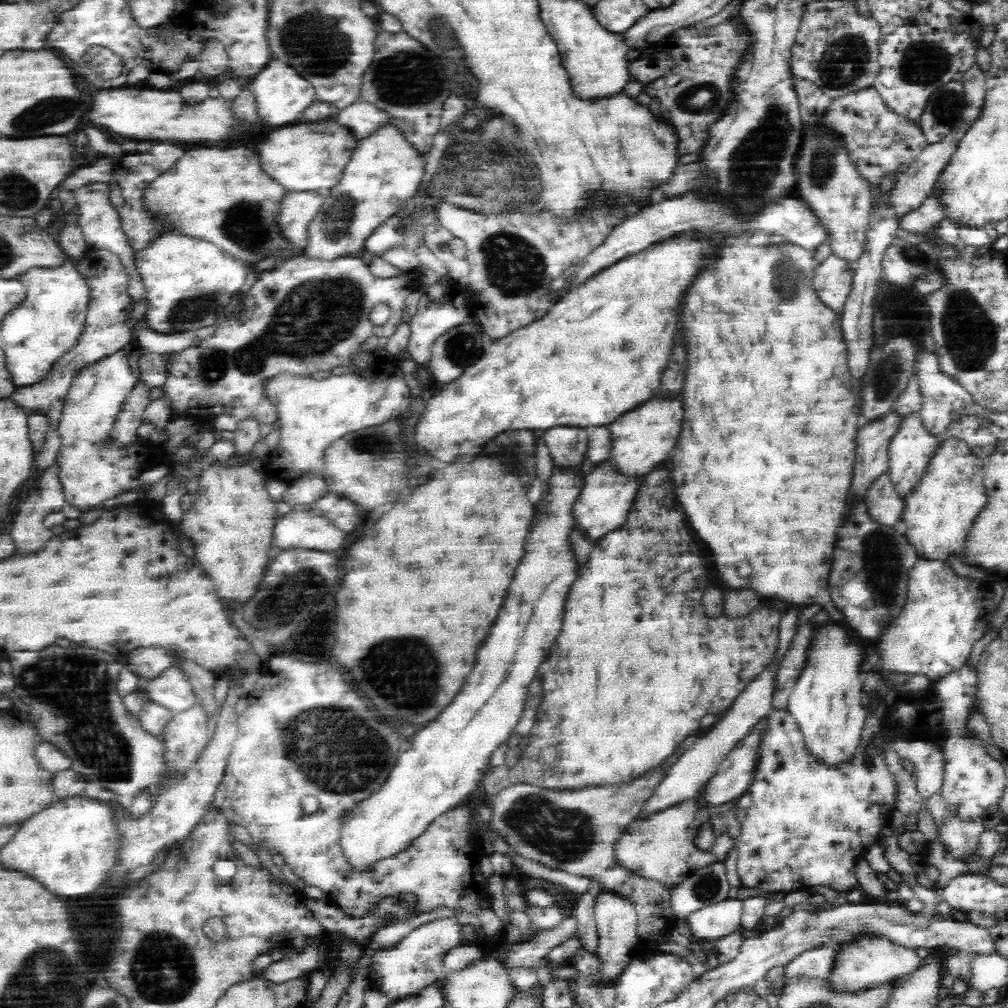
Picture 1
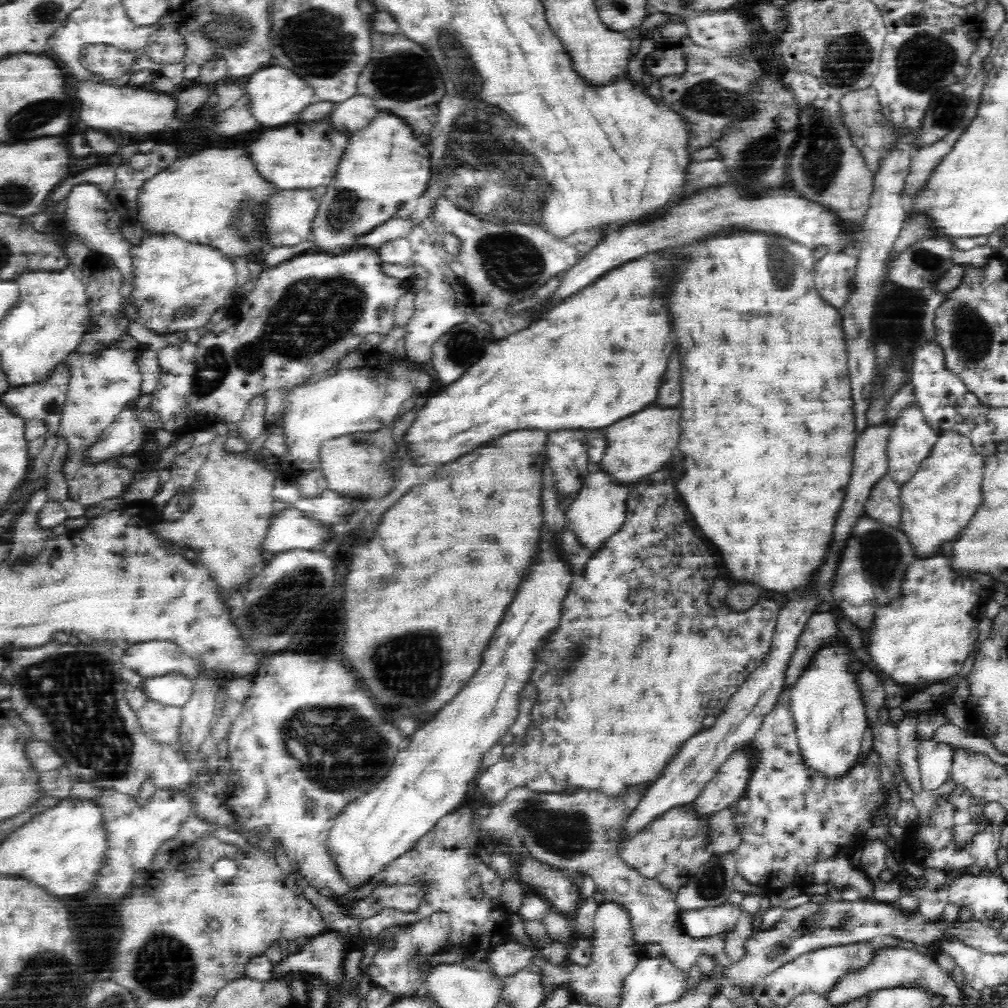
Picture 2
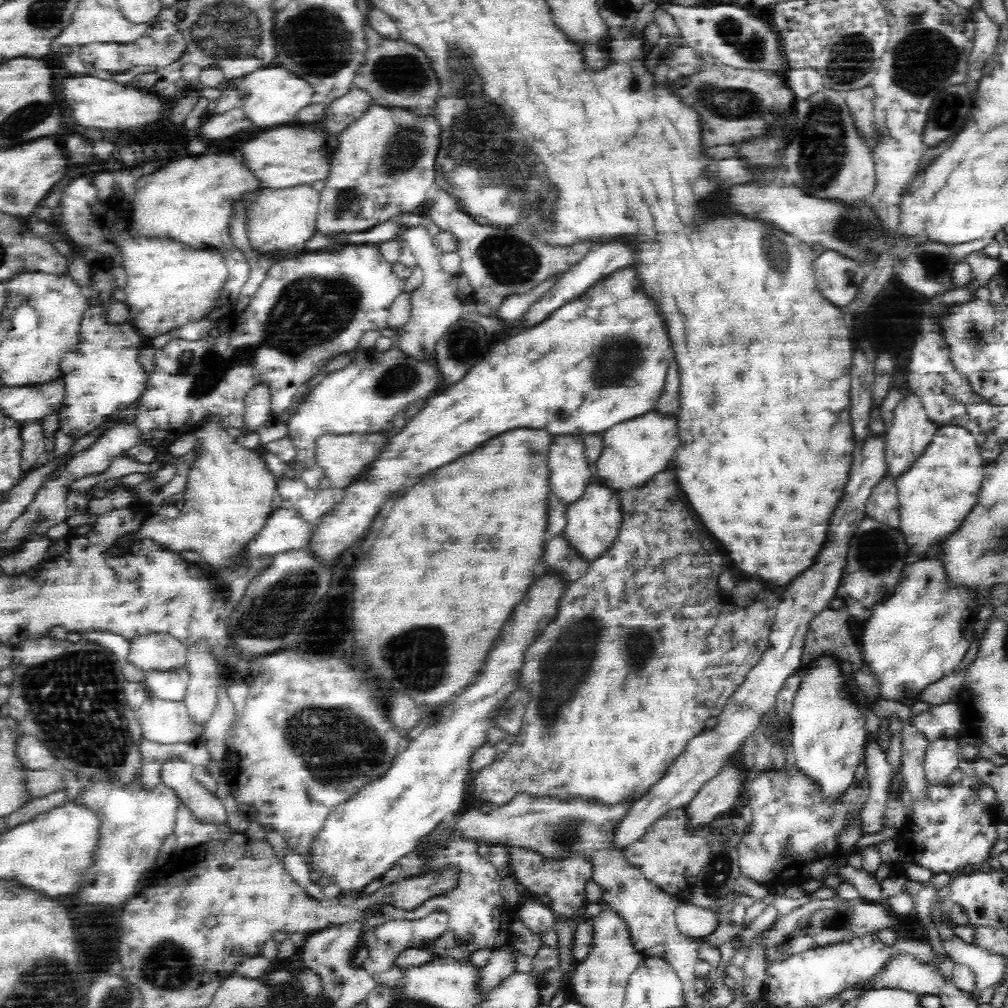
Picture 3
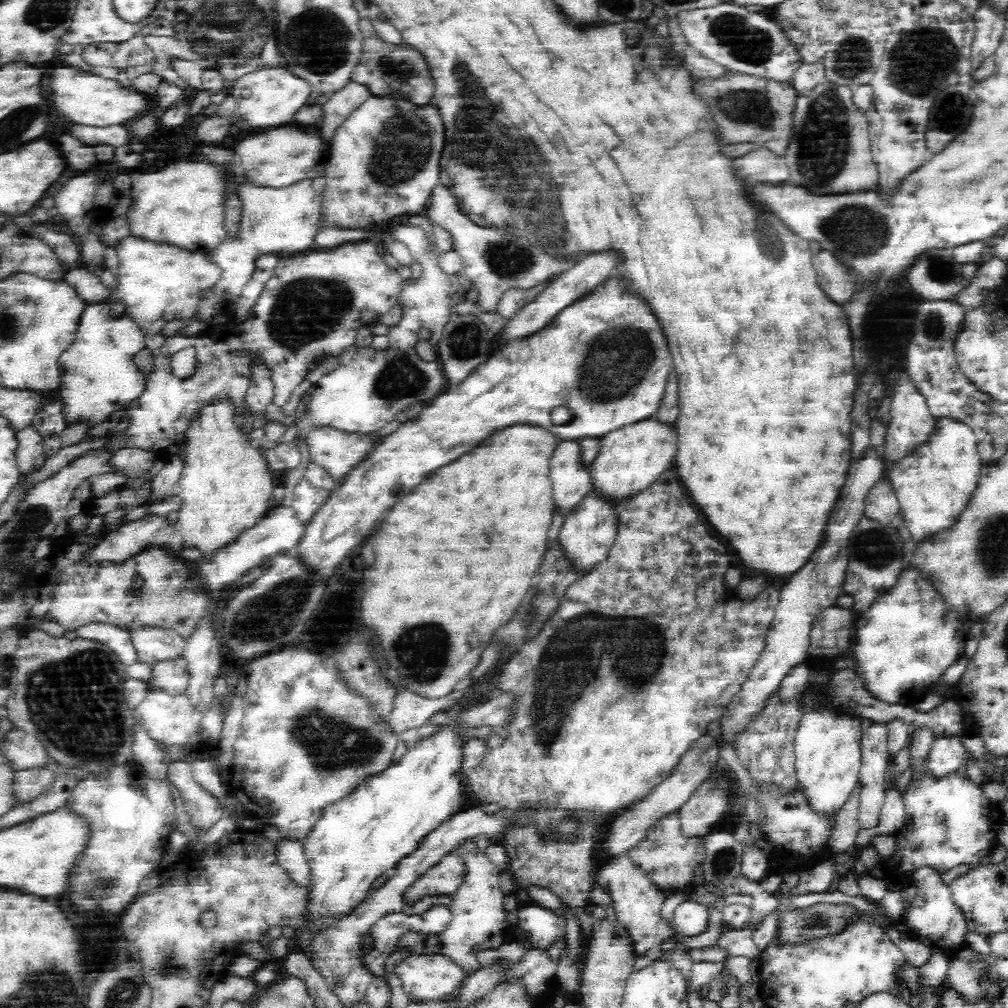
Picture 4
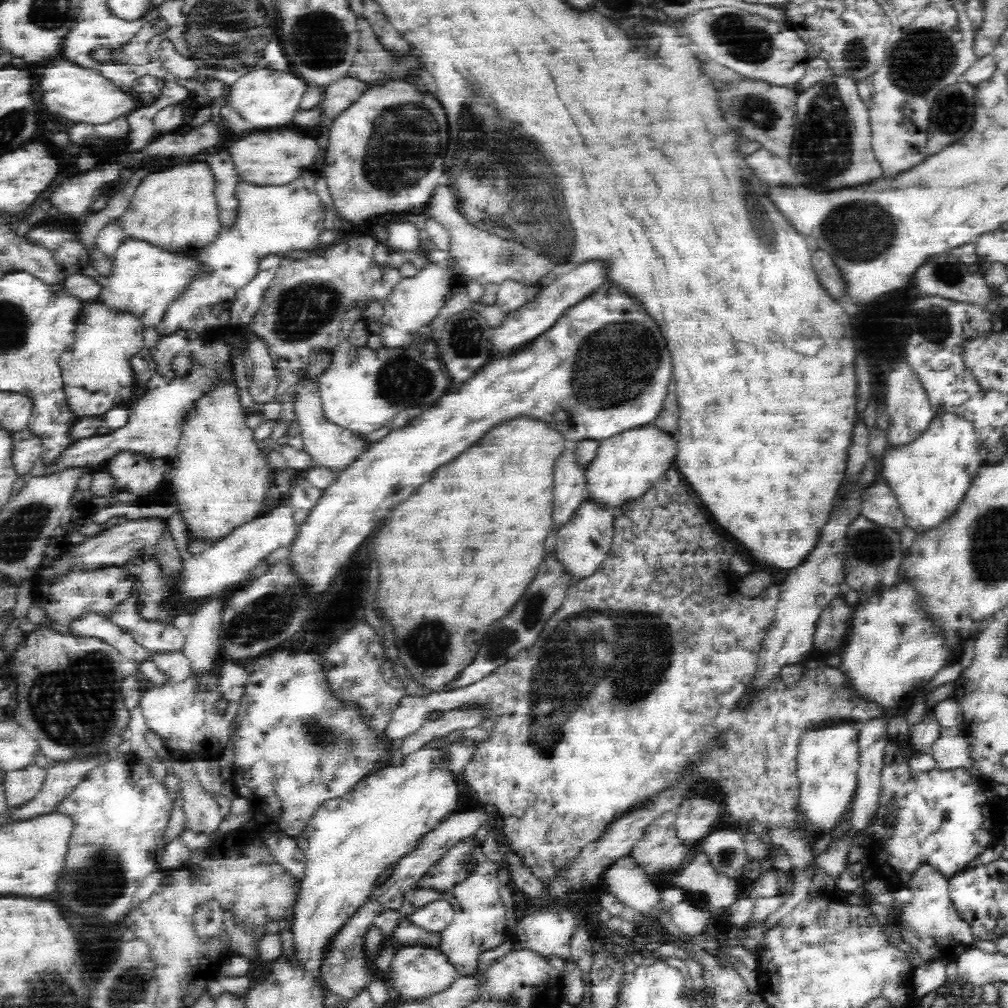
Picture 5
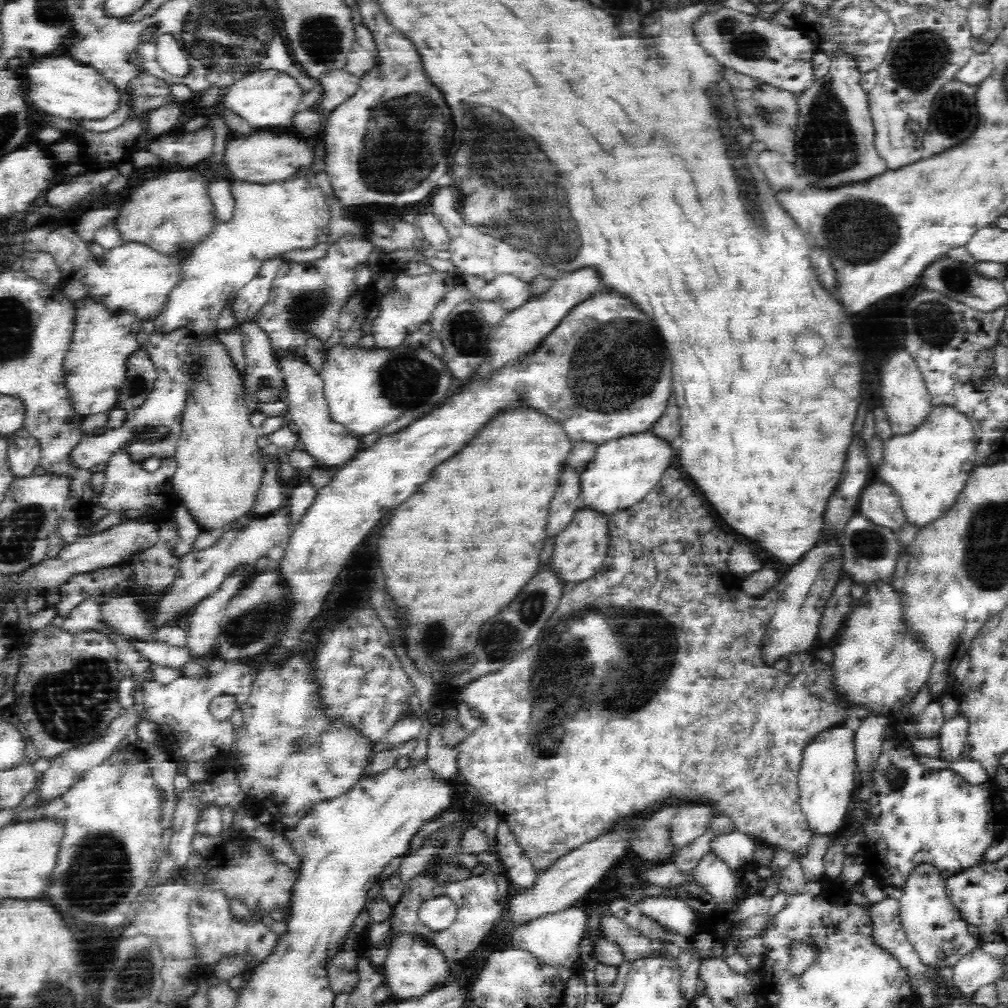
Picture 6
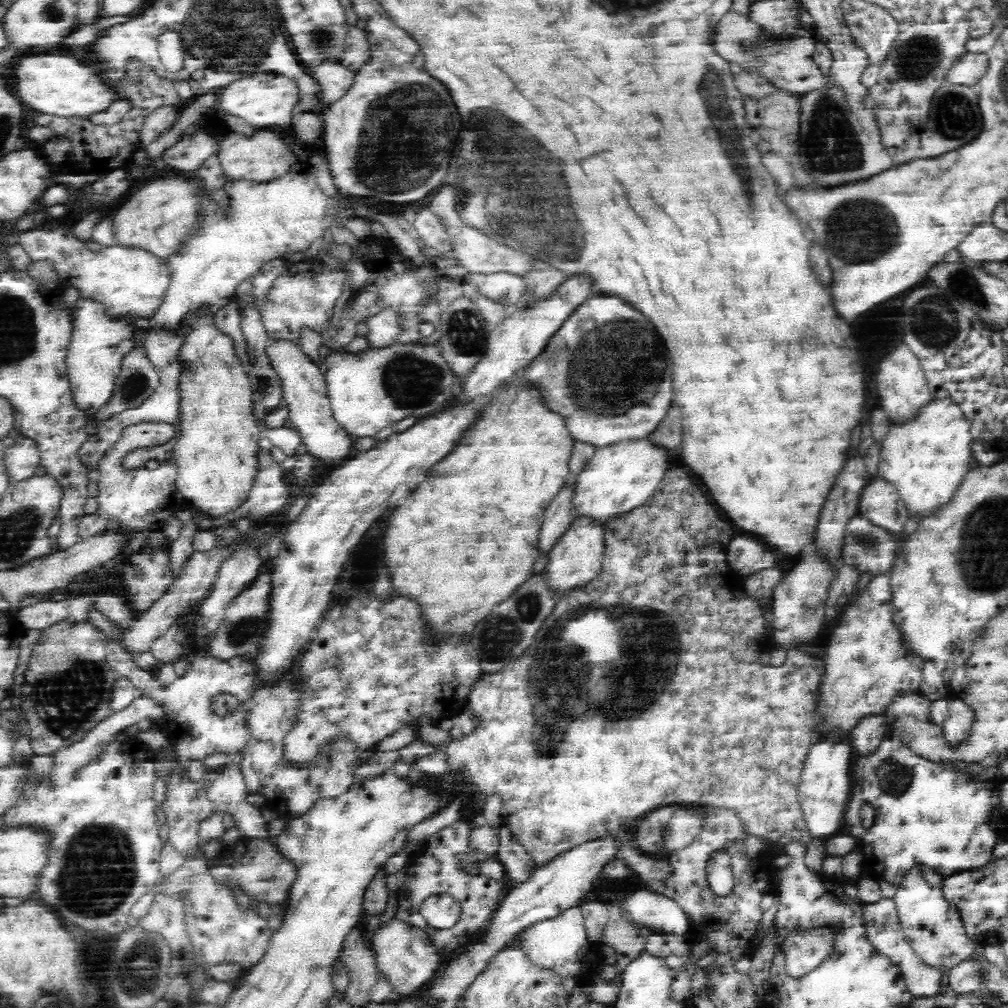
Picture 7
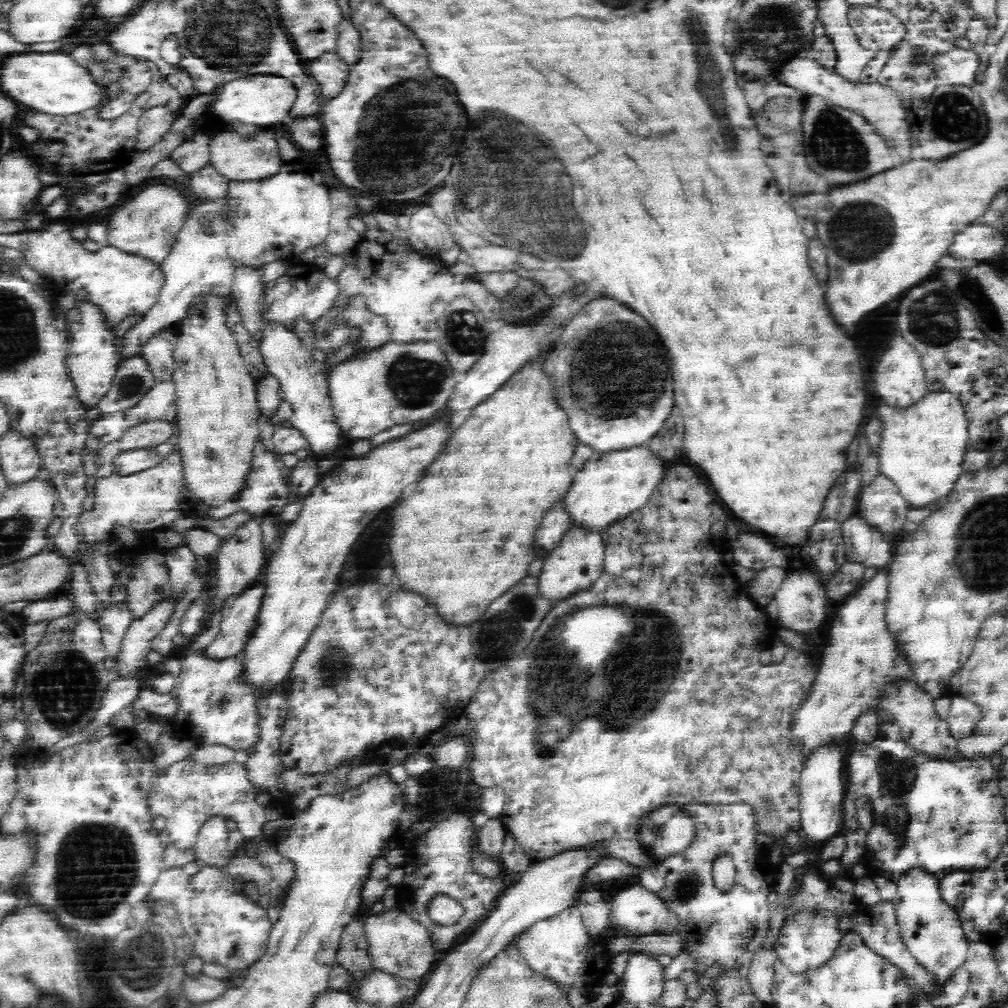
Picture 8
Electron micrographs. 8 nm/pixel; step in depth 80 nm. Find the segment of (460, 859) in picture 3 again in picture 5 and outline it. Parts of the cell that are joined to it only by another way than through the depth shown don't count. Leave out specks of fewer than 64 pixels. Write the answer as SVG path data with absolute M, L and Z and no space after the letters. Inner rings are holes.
M482 858L467 878L450 891L439 892L415 887L406 890L402 906L398 910L402 918L400 918L400 922L392 934L392 944L395 950L398 950L400 946L434 946L448 957L460 976L475 974L480 954L500 946L508 939L508 928L506 927L508 912L506 912L506 906L498 894L502 884L498 880L494 863L494 861L486 862ZM436 900L448 900L454 907L455 915L450 925L446 926L440 933L431 933L411 924L408 916L412 916L416 909Z

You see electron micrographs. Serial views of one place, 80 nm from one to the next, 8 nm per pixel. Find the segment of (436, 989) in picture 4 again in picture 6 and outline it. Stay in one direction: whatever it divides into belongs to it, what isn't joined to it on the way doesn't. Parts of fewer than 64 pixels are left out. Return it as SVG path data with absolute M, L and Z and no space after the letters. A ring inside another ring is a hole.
M392 930L390 938L388 938L388 954L386 954L384 964L379 969L385 977L384 984L388 986L394 996L397 996L399 999L411 999L422 996L428 991L434 990L438 983L443 983L448 973L450 973L450 968L448 968L447 964L445 956L422 936L408 934L408 932L394 932Z

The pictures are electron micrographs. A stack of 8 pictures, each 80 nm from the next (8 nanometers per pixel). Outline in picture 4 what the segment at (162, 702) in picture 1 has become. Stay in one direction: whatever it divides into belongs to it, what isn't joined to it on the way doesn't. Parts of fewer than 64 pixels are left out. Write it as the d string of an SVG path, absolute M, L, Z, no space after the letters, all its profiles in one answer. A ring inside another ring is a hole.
M180 655L173 659L162 659L152 665L152 689L167 690L169 694L182 694L188 687L188 661Z

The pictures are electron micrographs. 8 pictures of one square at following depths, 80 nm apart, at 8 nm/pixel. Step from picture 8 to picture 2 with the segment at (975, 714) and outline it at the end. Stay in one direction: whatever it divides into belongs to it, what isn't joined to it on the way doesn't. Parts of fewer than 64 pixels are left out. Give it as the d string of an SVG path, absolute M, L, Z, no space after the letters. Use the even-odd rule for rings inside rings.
M920 740L918 763L924 789L933 792L946 782L954 766L954 749L950 744Z

